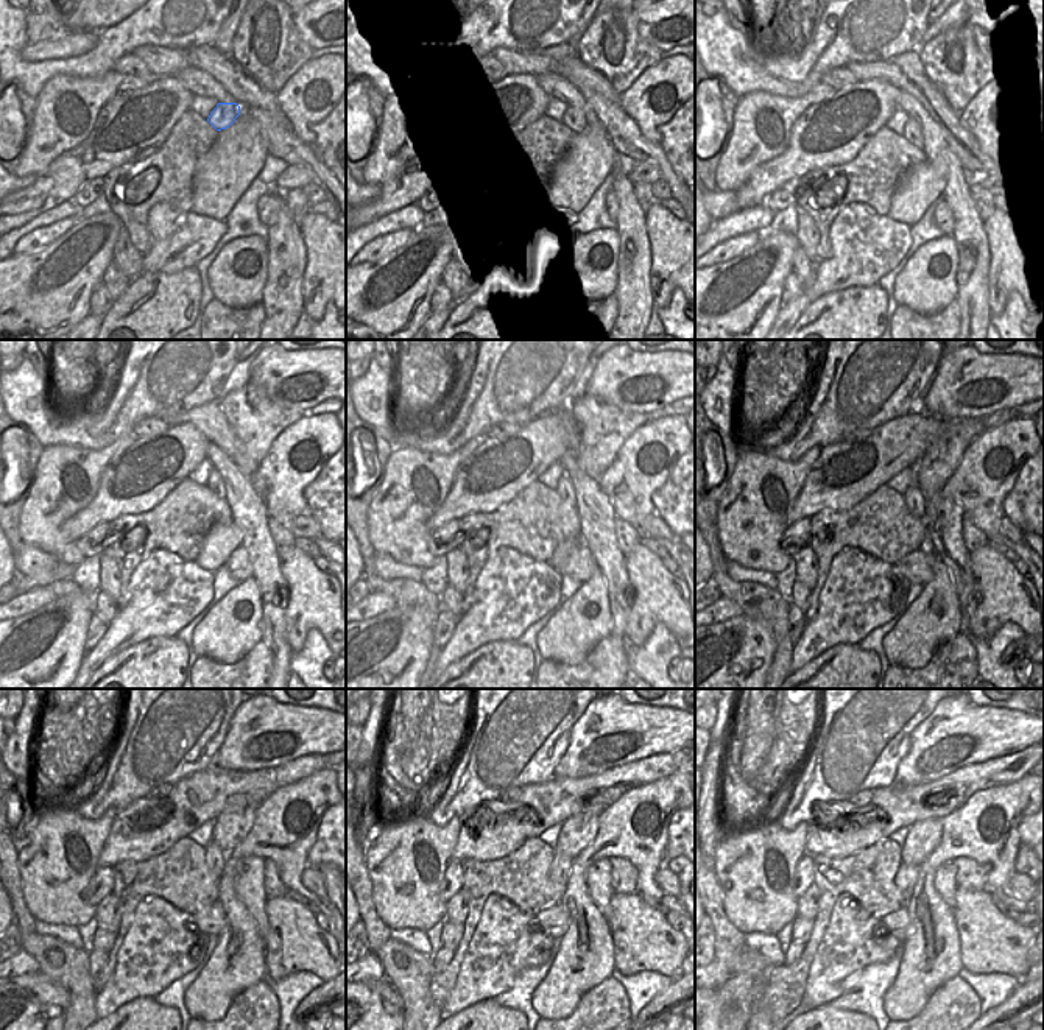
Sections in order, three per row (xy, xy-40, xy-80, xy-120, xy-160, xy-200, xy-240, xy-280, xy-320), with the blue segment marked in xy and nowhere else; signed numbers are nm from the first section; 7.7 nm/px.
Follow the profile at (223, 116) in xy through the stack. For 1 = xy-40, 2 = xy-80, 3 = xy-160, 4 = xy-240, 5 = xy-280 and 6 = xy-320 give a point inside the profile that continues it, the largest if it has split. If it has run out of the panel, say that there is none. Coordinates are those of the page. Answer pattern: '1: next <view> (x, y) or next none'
1: next xy-40 (574, 119)
2: next xy-80 (912, 131)
3: next xy-160 (564, 488)
4: next xy-240 (214, 857)
5: next xy-280 (560, 870)
6: next xy-320 (906, 878)

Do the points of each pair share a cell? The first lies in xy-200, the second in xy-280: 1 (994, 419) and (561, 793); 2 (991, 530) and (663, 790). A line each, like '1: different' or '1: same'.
1: same
2: same

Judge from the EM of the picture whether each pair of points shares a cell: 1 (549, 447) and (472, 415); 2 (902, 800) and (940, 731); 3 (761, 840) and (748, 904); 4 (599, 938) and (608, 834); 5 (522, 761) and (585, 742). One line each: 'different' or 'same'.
1: different
2: different
3: same
4: same
5: different

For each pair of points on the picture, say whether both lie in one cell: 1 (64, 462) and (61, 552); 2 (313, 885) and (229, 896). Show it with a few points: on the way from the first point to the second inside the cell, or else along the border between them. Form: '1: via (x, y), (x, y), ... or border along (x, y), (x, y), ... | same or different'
1: via (59, 483), (59, 490), (52, 499), (52, 530) | same
2: border along (307, 865), (303, 873), (303, 884), (326, 898) | different

